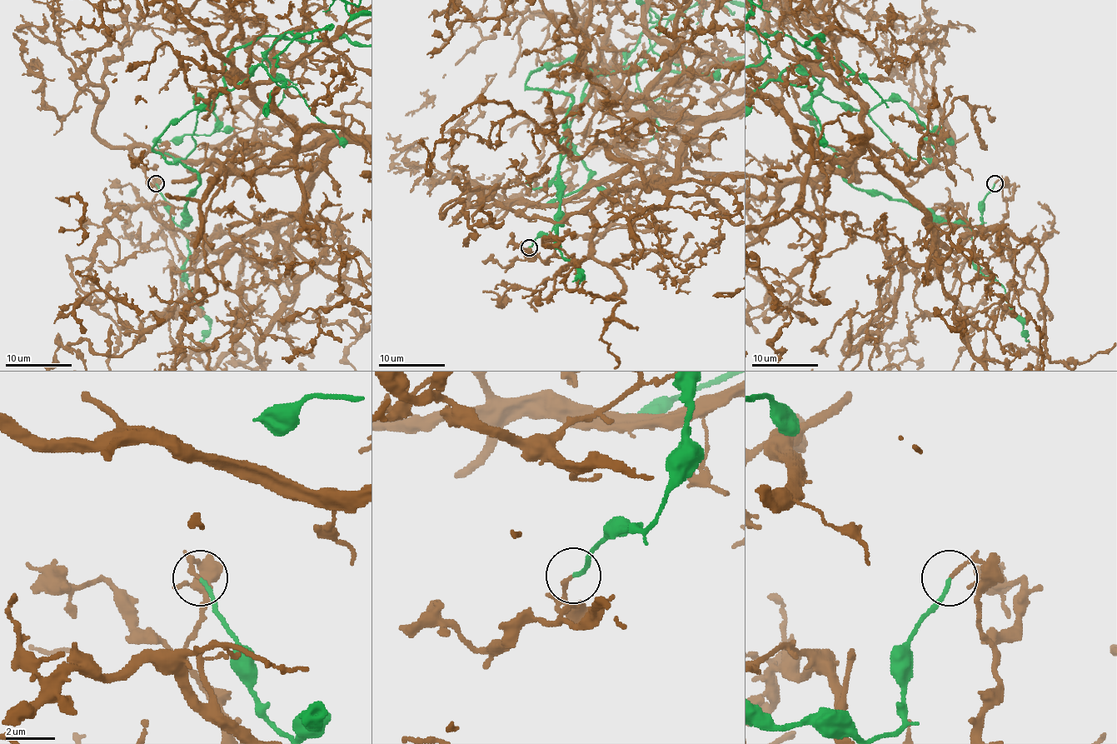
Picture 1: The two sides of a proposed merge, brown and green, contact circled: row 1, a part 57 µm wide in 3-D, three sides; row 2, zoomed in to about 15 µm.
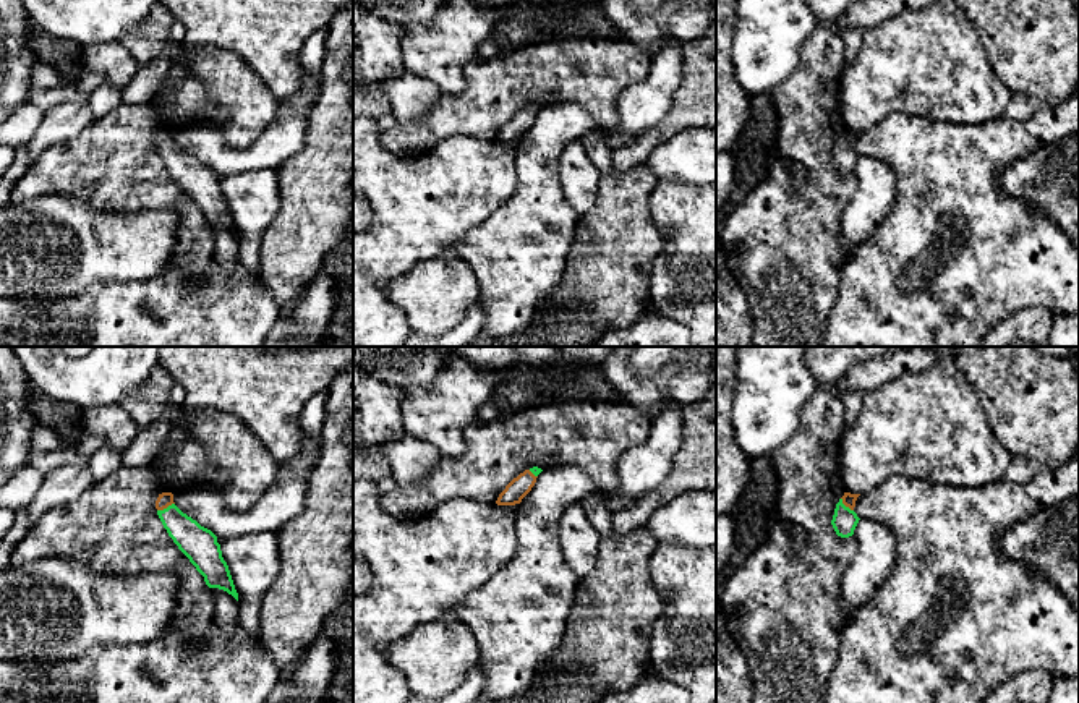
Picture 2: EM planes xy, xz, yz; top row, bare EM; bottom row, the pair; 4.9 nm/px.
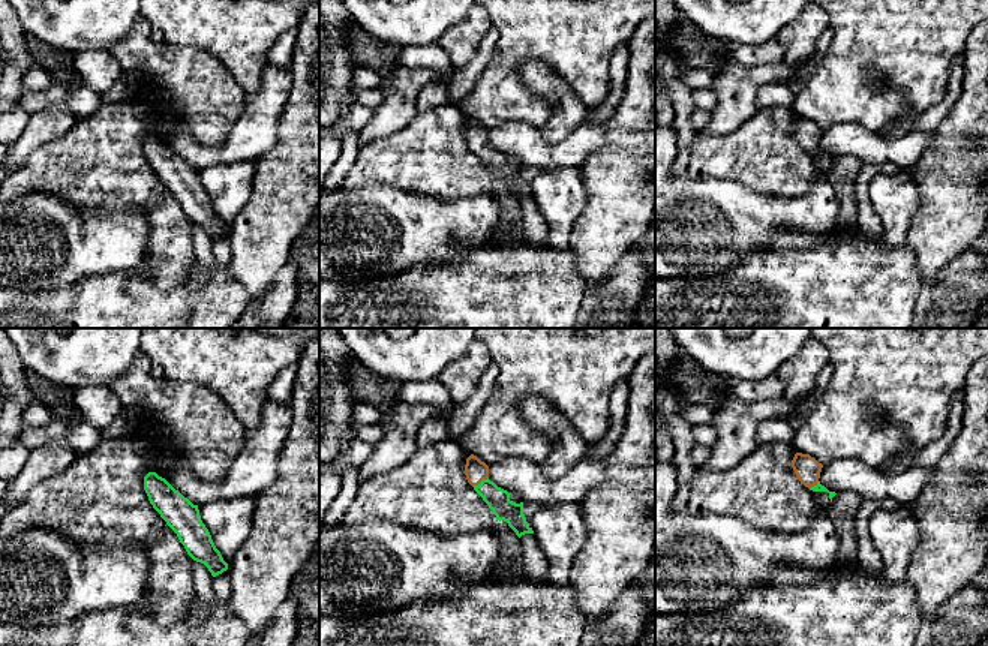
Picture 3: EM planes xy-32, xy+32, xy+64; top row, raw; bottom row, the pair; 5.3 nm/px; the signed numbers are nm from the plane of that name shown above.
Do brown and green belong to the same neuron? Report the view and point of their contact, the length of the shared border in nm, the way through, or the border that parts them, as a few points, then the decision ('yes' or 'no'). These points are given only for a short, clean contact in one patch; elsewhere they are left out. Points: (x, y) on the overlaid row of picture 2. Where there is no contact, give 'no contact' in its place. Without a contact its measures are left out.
xy (166, 507) | 100 nm | no

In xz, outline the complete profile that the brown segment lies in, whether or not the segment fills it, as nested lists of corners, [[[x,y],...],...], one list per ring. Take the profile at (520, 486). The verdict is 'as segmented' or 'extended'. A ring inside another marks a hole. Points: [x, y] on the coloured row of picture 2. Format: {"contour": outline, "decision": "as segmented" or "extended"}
{"contour": [[[525,470],[517,478],[514,478],[505,489],[499,494],[497,505],[515,505],[531,491],[536,478],[530,470]]], "decision": "as segmented"}

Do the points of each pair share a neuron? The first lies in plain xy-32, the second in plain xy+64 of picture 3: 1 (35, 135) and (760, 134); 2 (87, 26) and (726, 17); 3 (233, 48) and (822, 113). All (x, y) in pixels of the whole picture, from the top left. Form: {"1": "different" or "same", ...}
{"1": "different", "2": "same", "3": "same"}

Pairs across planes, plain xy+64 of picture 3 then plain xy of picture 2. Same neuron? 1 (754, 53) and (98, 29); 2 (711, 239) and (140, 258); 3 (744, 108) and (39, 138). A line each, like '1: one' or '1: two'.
1: two
2: one
3: one

